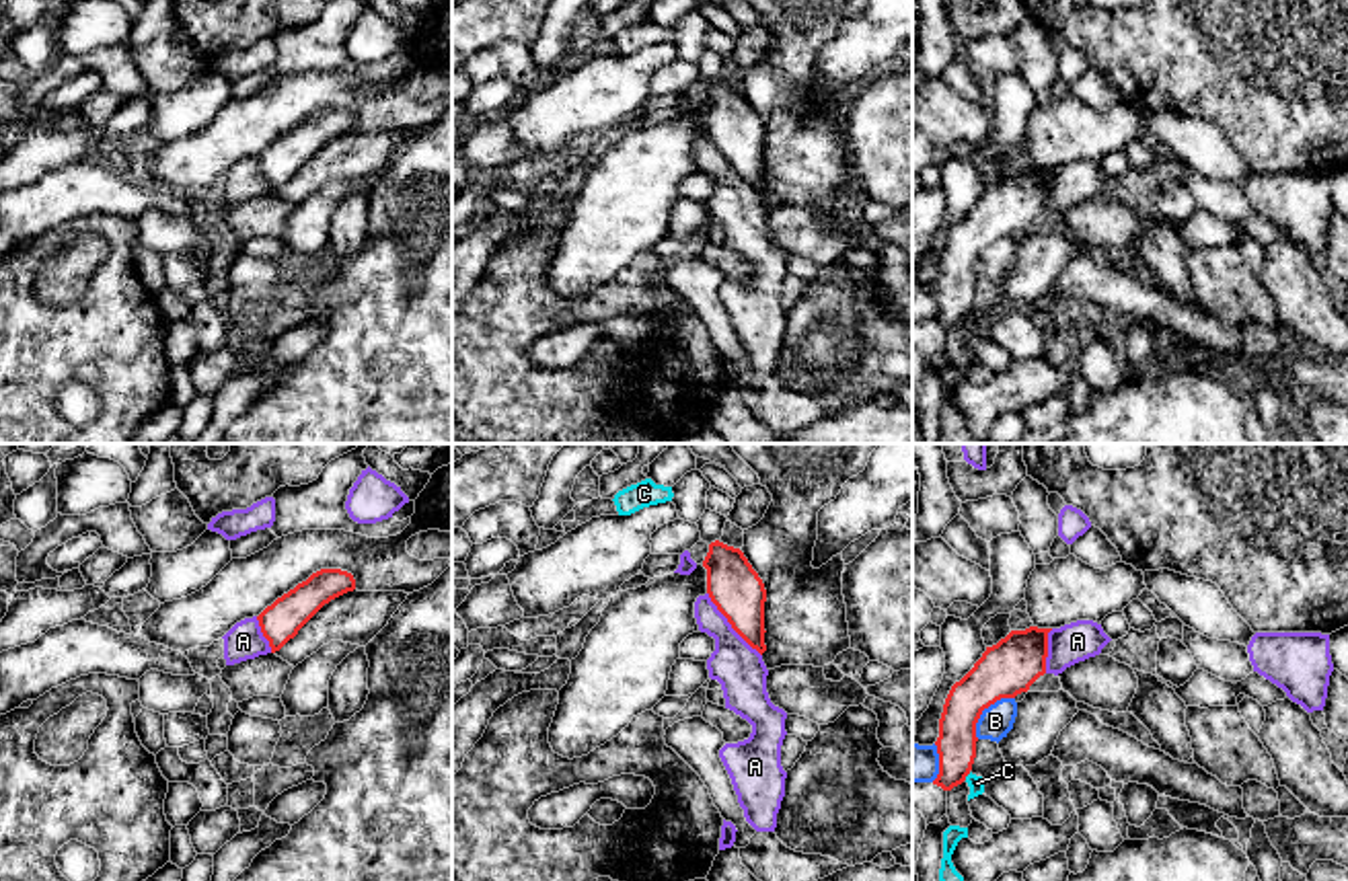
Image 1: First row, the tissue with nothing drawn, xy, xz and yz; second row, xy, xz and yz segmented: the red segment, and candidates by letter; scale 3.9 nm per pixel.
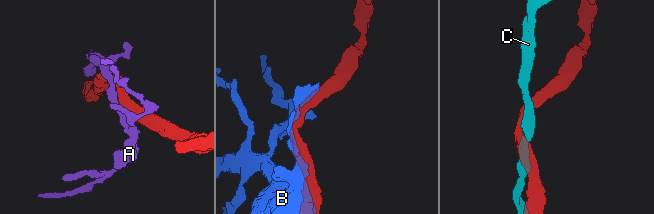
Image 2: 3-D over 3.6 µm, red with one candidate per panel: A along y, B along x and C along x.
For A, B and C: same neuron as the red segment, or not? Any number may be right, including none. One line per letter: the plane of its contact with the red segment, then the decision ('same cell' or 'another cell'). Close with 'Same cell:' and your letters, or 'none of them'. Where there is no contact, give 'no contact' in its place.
A: meets red in xz; another cell
B: meets red in yz; another cell
C: meets red in yz; another cell
Same cell: none of them

